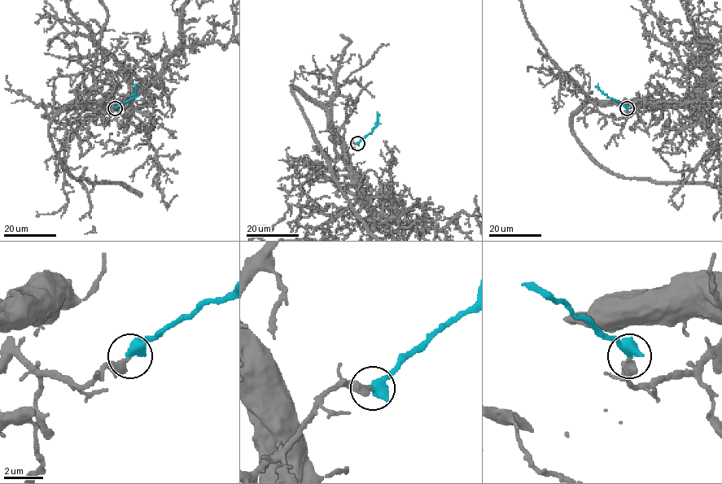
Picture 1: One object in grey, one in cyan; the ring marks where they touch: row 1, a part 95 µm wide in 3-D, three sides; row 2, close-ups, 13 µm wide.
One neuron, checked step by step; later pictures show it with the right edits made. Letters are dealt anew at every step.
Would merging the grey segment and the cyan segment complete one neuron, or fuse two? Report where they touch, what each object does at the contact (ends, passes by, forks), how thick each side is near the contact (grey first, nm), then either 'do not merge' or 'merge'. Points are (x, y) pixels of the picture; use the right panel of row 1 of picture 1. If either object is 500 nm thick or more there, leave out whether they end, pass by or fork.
(627, 108) | 420/600 nm | merge

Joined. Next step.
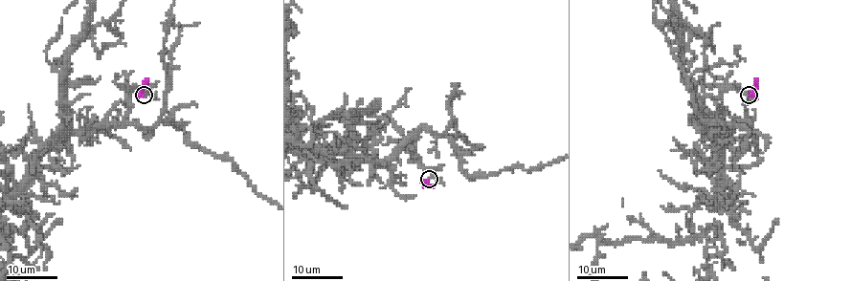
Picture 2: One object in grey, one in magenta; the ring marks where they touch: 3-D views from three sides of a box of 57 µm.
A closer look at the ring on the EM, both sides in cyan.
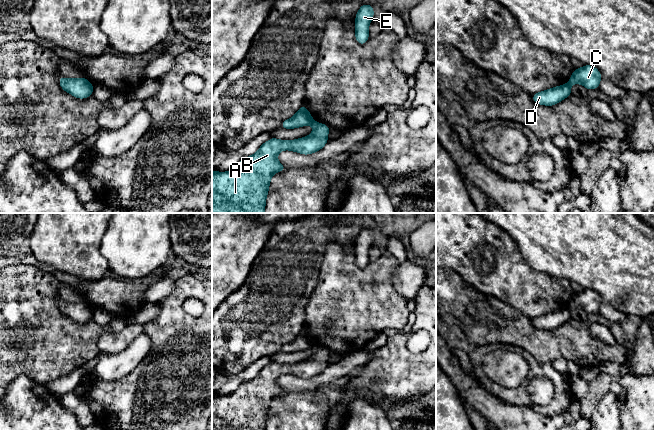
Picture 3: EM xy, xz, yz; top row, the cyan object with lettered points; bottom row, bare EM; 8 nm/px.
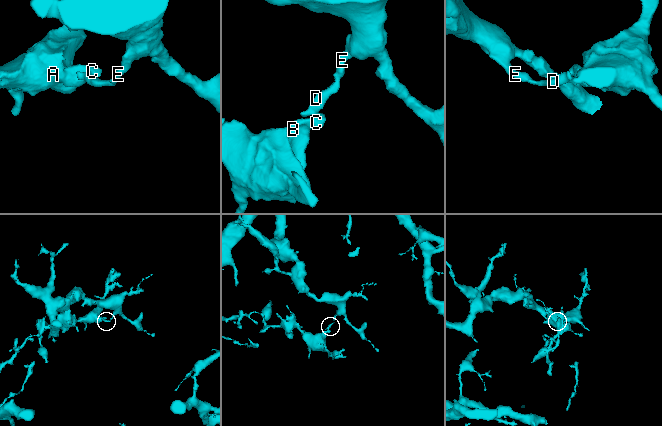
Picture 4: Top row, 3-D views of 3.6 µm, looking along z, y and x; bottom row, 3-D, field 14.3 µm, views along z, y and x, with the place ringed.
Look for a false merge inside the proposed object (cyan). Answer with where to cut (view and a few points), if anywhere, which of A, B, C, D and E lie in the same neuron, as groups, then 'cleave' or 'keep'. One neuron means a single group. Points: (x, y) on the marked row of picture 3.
xz (314, 121), (311, 123) | A B C / D E | cleave

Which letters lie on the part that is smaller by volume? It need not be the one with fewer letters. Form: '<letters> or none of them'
A, B, C

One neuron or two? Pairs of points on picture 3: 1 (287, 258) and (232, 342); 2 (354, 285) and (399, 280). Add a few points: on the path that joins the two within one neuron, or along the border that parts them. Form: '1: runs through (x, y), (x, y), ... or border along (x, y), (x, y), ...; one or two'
1: runs through (265, 279), (260, 281), (236, 305), (233, 320); one
2: border along (399, 263), (393, 277), (393, 288), (407, 300); two

